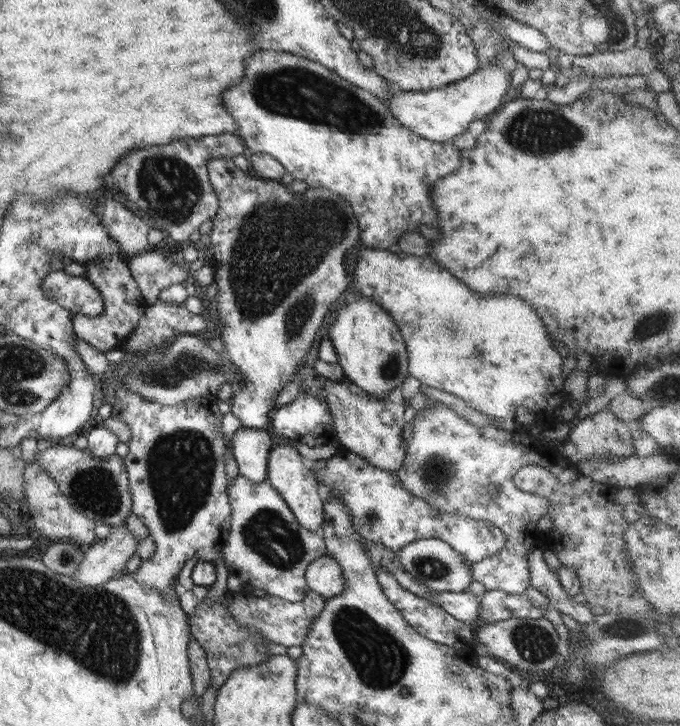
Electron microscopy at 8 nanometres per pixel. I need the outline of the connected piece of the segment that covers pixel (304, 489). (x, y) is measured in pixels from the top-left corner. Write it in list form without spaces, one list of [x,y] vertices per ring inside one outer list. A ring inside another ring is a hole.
[[[284,441],[270,451],[266,480],[282,495],[288,508],[292,509],[292,513],[294,513],[303,529],[319,532],[322,521],[325,520],[325,514],[318,479],[316,479],[314,471],[310,469],[310,465],[304,461],[294,445],[293,442]]]

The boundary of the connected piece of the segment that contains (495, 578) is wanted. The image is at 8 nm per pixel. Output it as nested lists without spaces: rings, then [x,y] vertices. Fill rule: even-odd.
[[[429,402],[418,410],[413,419],[413,432],[406,448],[406,458],[396,474],[404,489],[410,494],[422,498],[426,503],[442,513],[464,515],[471,519],[486,521],[498,527],[505,535],[505,545],[492,557],[479,563],[470,563],[472,581],[482,582],[487,591],[502,591],[514,595],[526,594],[529,585],[530,567],[528,567],[528,552],[537,548],[536,529],[538,520],[548,512],[550,501],[546,498],[520,490],[513,482],[514,475],[523,466],[541,466],[549,470],[558,482],[571,484],[582,475],[577,465],[562,456],[562,452],[552,447],[548,442],[540,442],[530,438],[528,434],[513,430],[498,430],[496,426],[478,428],[468,420],[460,418],[452,408],[440,402]],[[490,485],[498,485],[498,494],[490,494]]]

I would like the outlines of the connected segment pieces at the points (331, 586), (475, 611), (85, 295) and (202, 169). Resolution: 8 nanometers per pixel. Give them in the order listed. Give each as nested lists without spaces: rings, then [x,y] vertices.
[[[327,555],[310,563],[306,569],[305,578],[309,590],[326,599],[338,596],[346,585],[342,576],[342,566]]]
[[[432,590],[428,594],[430,602],[442,607],[448,614],[454,618],[465,622],[472,623],[478,618],[482,601],[480,596],[473,594],[471,591],[464,592],[435,592]]]
[[[51,270],[42,282],[46,295],[74,314],[96,317],[103,314],[103,297],[90,280]]]
[[[236,134],[186,137],[128,153],[114,165],[111,175],[114,188],[143,210],[155,228],[160,227],[176,242],[184,242],[206,220],[214,218],[218,210],[218,195],[208,176],[208,161],[210,158],[231,159],[238,154],[248,153]]]

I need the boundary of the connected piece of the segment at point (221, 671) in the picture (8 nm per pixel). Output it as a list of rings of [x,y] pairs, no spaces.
[[[208,596],[201,601],[198,600],[189,620],[191,633],[206,653],[211,674],[209,686],[212,686],[216,691],[226,682],[234,670],[238,670],[242,666],[258,666],[271,656],[266,649],[266,645],[270,644],[270,641],[264,635],[260,635],[256,629],[242,627],[232,617],[232,613],[228,613],[224,600],[226,600],[226,596],[220,597],[220,601],[214,601]]]

